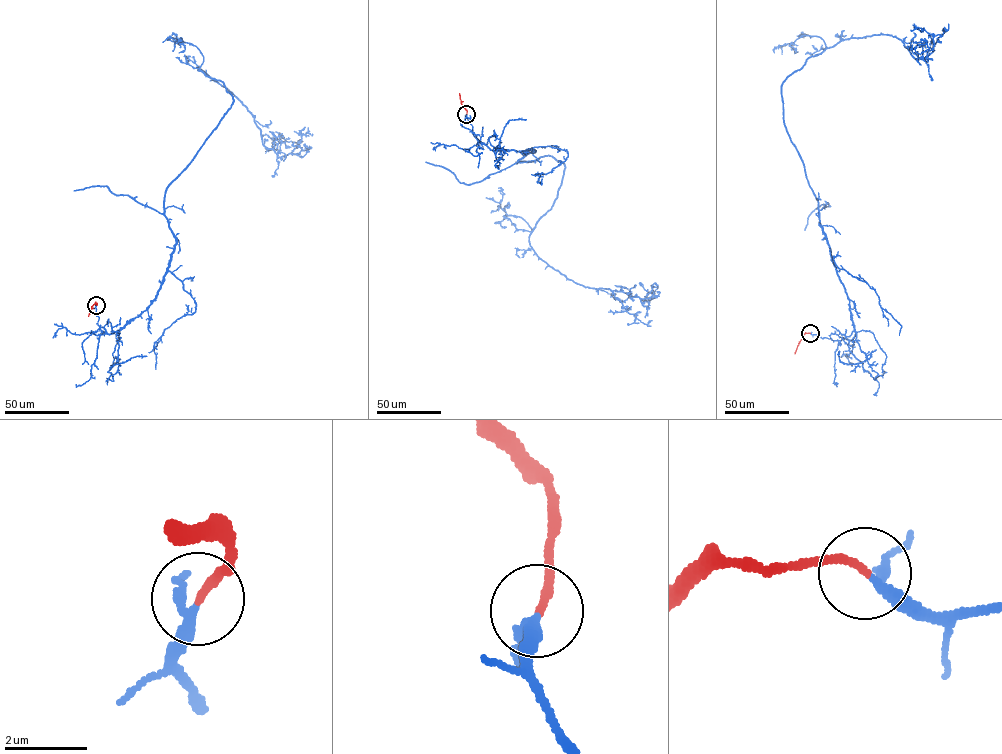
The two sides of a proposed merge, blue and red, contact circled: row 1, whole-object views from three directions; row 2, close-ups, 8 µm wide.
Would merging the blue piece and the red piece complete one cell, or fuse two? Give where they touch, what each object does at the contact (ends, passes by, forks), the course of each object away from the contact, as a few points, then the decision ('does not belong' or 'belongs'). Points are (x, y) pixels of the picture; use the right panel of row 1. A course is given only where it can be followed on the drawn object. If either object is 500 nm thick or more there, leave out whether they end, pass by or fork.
(810, 333) | blue passes by | red ends | blue via (810, 333), (855, 327), (783, 82), (852, 37), (895, 36), (926, 61), (933, 36), (910, 30) | red via (810, 333), (803, 335), (795, 354) | belongs

